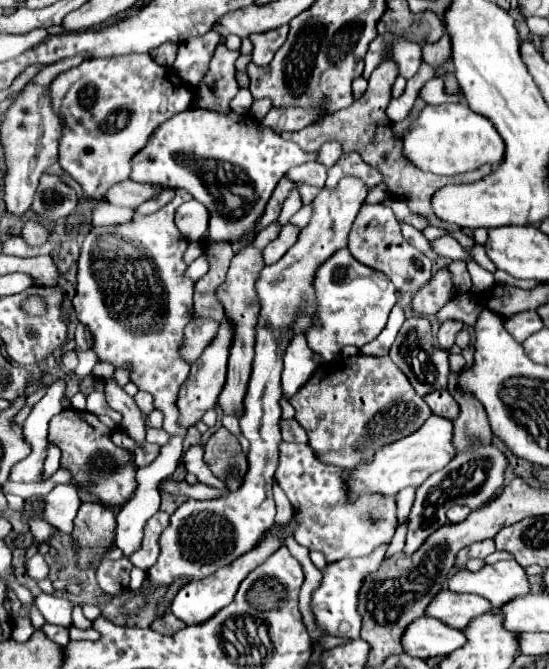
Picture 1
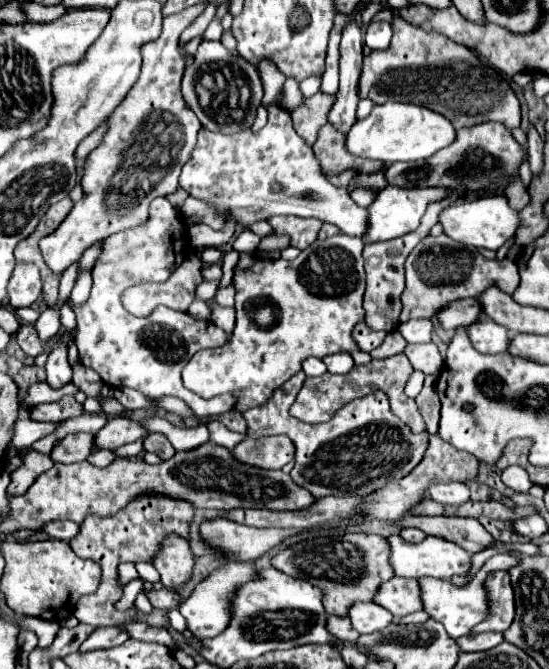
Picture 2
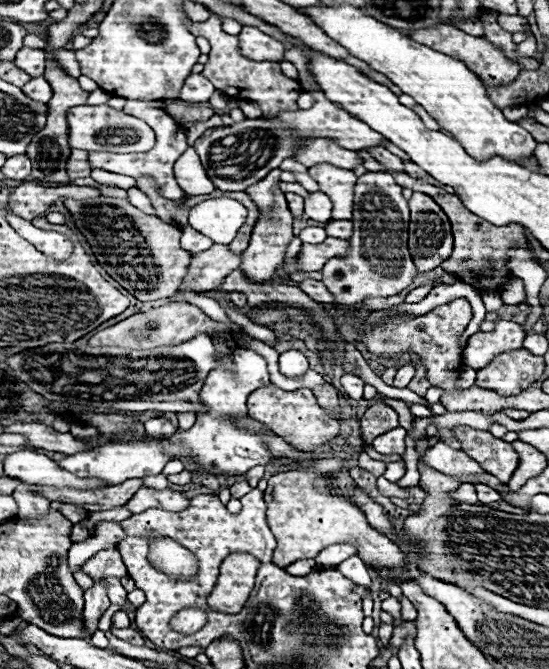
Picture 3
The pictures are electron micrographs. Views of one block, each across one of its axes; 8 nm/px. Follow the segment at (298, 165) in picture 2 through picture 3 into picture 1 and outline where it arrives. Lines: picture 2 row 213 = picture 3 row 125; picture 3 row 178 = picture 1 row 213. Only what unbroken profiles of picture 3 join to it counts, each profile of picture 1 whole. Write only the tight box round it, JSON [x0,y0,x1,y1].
[130,108,314,242]

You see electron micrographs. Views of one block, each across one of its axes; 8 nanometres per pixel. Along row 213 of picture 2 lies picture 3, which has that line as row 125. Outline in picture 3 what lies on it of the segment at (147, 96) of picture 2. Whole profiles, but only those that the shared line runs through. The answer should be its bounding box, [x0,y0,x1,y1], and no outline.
[68,104,156,152]

